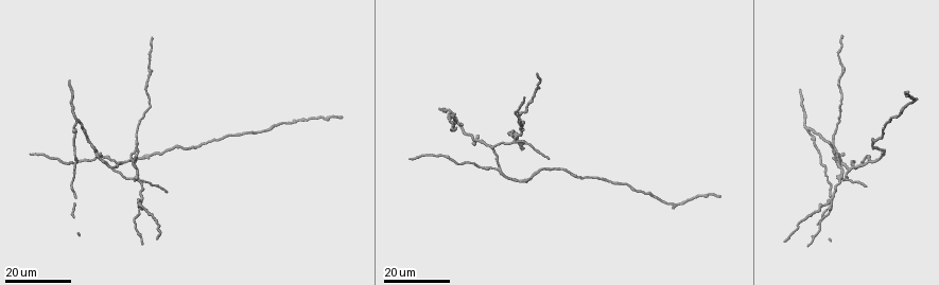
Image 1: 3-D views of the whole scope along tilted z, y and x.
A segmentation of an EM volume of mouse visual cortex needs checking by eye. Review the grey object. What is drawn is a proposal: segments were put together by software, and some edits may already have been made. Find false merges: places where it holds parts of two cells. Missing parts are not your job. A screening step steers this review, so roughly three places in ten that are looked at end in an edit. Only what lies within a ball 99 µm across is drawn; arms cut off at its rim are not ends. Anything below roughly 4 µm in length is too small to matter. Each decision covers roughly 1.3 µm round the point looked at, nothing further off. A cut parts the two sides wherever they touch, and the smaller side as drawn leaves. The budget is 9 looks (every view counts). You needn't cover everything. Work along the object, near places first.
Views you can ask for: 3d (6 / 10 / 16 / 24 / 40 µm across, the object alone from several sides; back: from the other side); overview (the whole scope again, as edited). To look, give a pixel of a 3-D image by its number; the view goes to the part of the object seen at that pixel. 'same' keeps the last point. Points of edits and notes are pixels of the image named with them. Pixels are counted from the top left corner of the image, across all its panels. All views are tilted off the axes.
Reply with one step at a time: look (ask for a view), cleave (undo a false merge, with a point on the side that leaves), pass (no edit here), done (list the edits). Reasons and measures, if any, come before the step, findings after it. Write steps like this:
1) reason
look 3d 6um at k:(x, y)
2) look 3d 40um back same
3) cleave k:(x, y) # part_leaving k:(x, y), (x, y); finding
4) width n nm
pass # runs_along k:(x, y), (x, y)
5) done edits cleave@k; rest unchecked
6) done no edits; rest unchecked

a fork
look 3d 24um at 1:(113, 168)

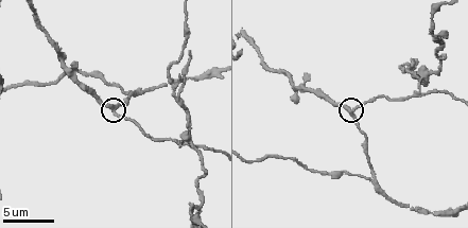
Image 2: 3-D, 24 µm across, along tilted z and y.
look 3d 6um at 2:(112, 112)

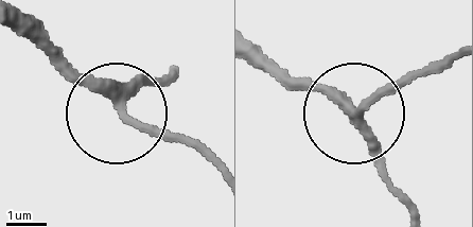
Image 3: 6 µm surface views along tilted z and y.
pass # runs_along 3:(413, 209), (355, 117), (440, 63); all the same cell

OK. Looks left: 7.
side arm on a straight run
look 3d 10um at 2:(419, 94)

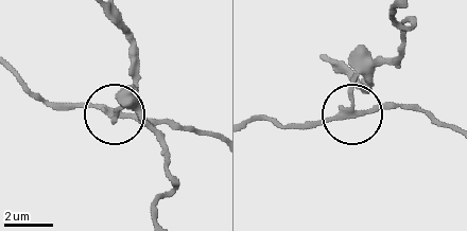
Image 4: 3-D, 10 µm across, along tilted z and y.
arms 3
cleave 4:(369, 78) # two cells meet here

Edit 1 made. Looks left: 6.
arms part here
look 3d 24um at 1:(78, 120)

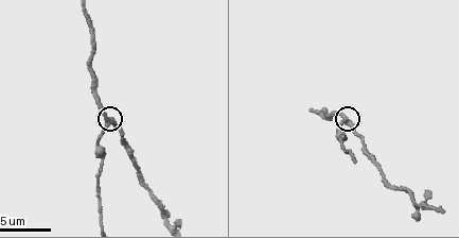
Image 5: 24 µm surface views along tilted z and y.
look 3d 10um at 5:(345, 121)

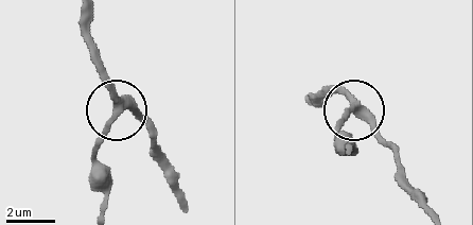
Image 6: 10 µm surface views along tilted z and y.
pass # runs_along 6:(433, 208), (404, 179), (392, 145), (330, 86); continuous, no second cell

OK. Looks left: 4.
done edits cleave@4; rest unchecked

